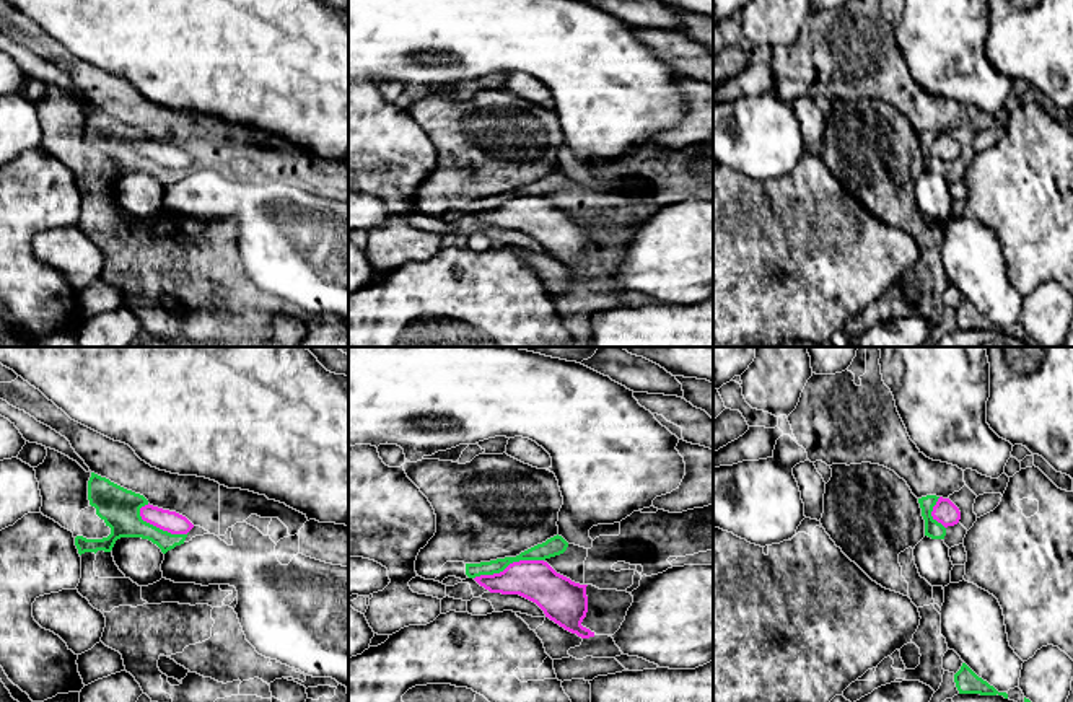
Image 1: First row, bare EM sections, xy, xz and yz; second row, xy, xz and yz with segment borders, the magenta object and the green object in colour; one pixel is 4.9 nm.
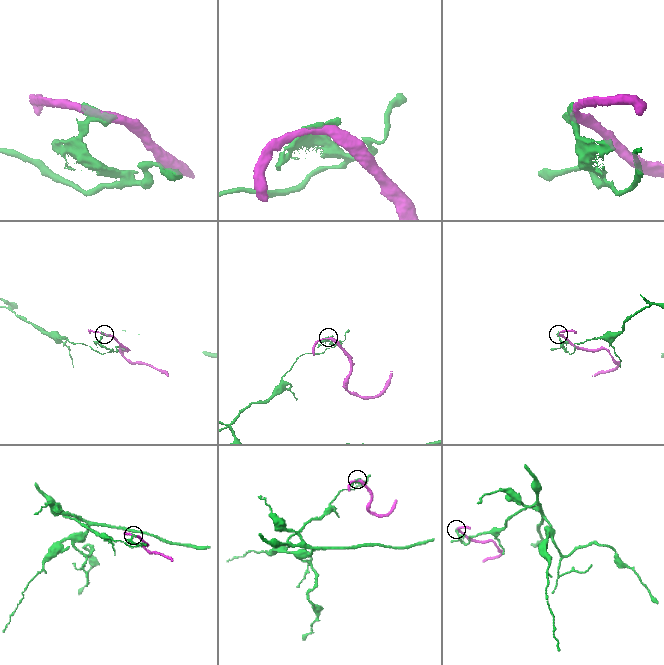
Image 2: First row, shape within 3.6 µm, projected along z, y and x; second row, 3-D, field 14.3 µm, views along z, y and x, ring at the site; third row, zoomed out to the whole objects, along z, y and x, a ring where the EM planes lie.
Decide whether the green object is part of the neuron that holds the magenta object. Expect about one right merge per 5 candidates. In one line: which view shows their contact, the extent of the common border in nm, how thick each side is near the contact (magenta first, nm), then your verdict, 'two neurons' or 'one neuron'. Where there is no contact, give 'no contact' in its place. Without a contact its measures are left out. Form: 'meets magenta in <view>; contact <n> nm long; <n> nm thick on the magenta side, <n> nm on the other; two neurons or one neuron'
meets magenta in xz; contact 360 nm long; 200 nm thick on the magenta side, 90 nm on the other; two neurons

